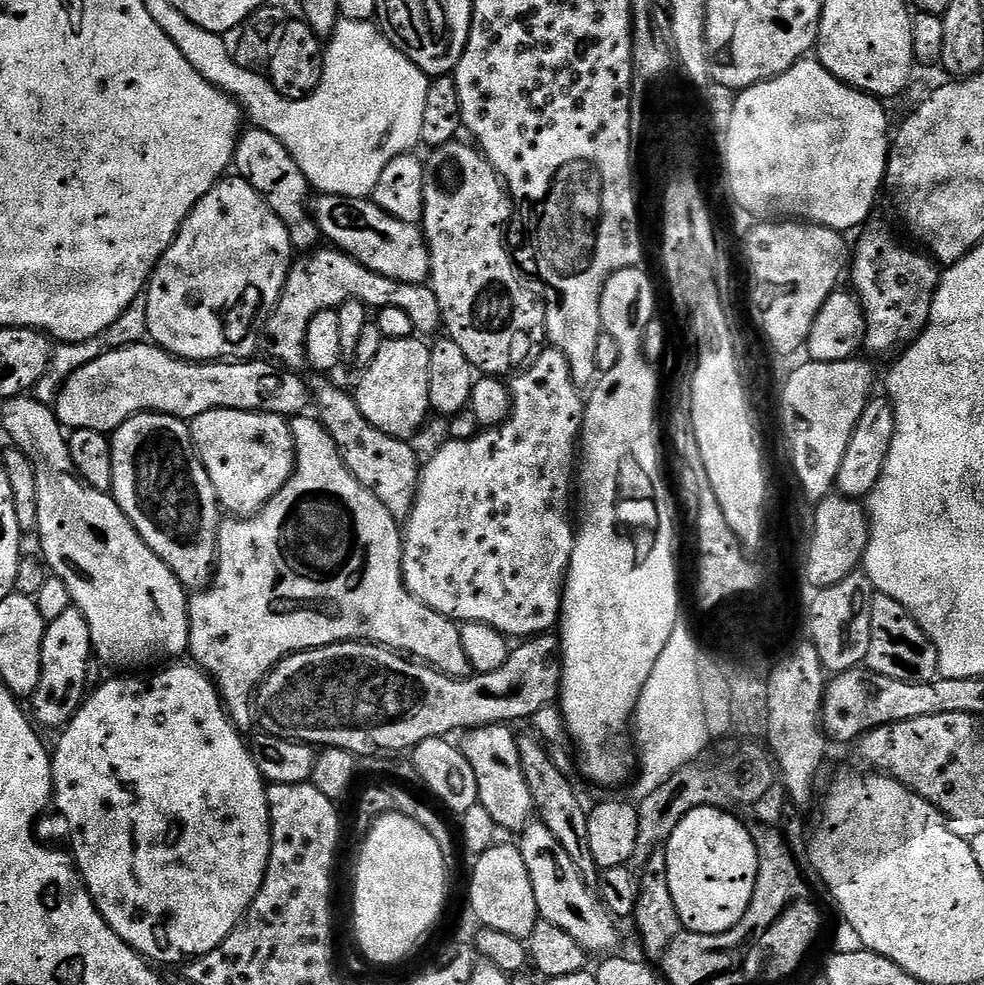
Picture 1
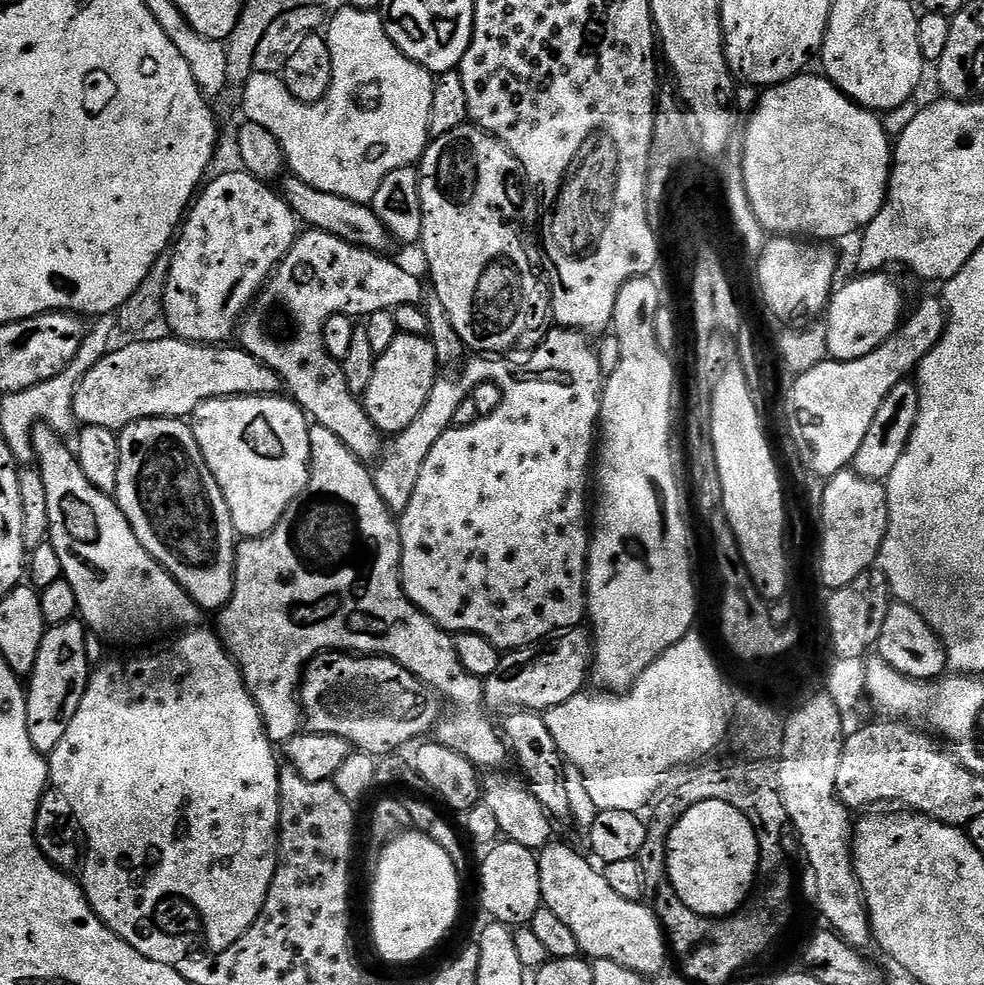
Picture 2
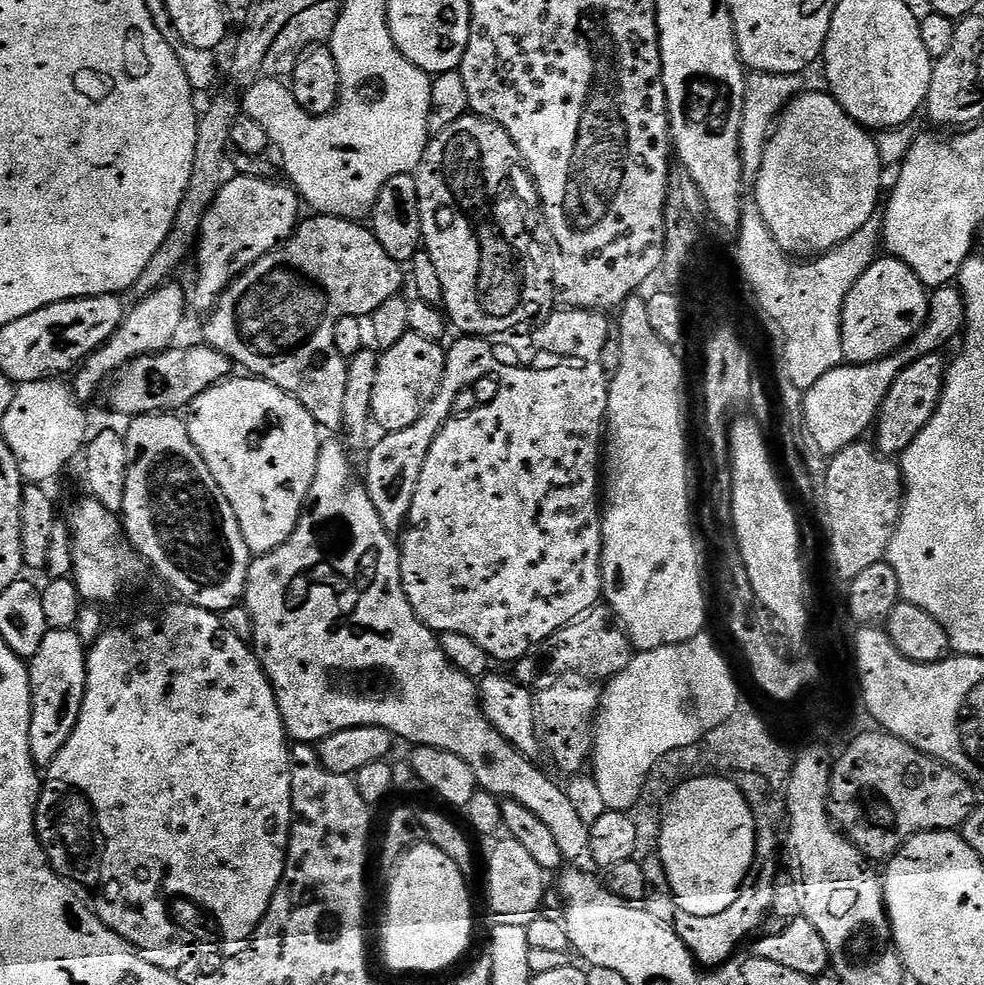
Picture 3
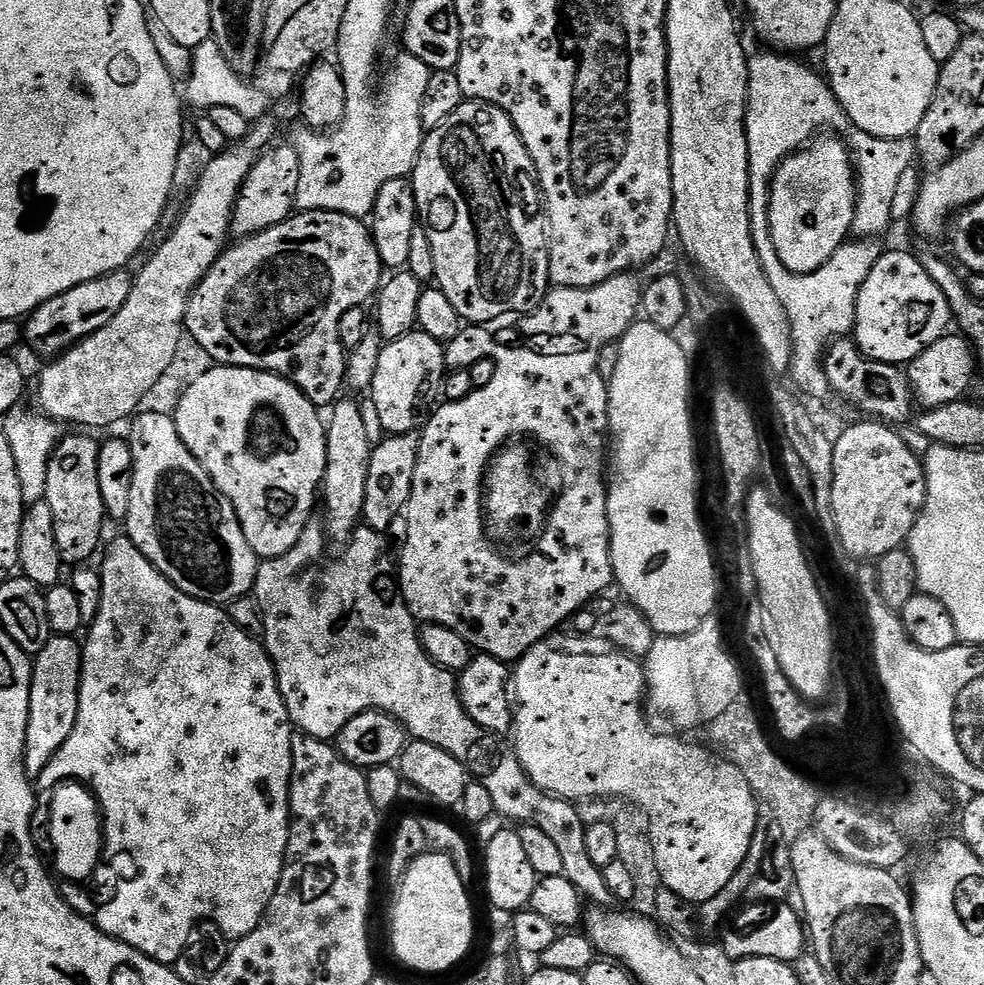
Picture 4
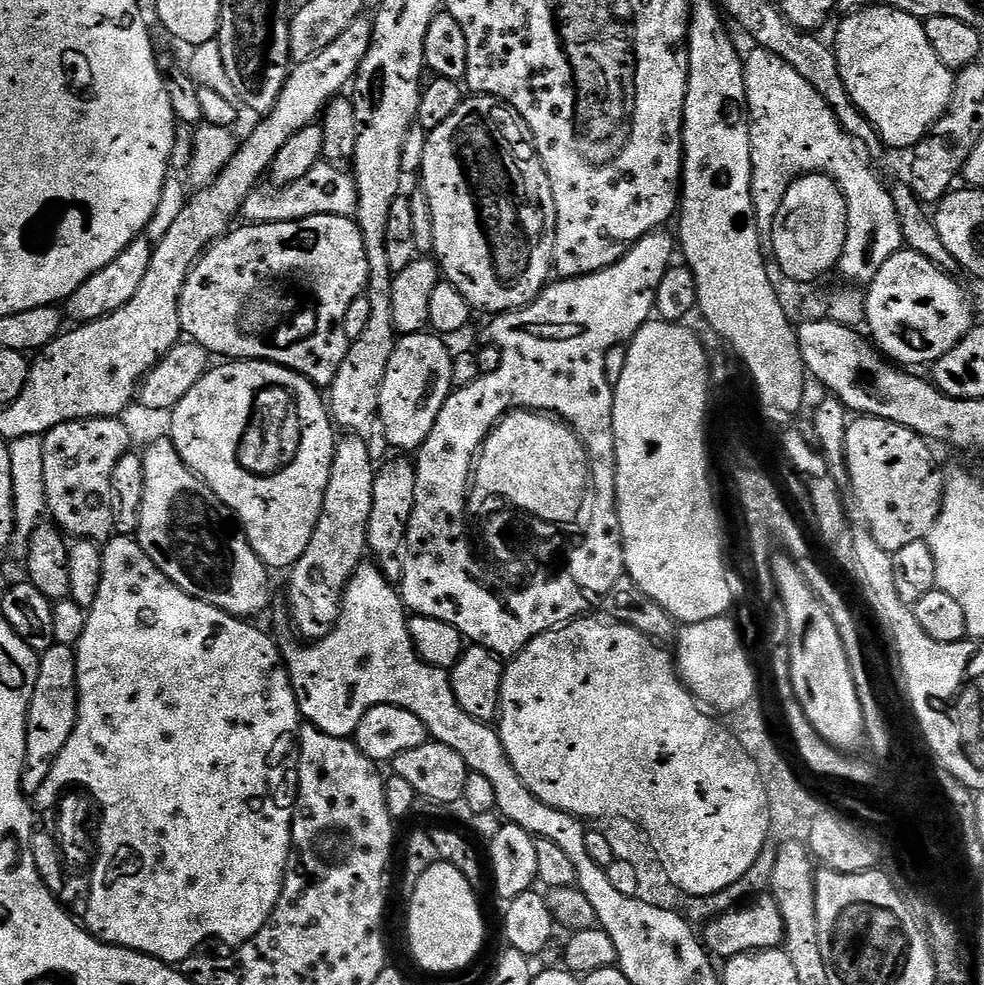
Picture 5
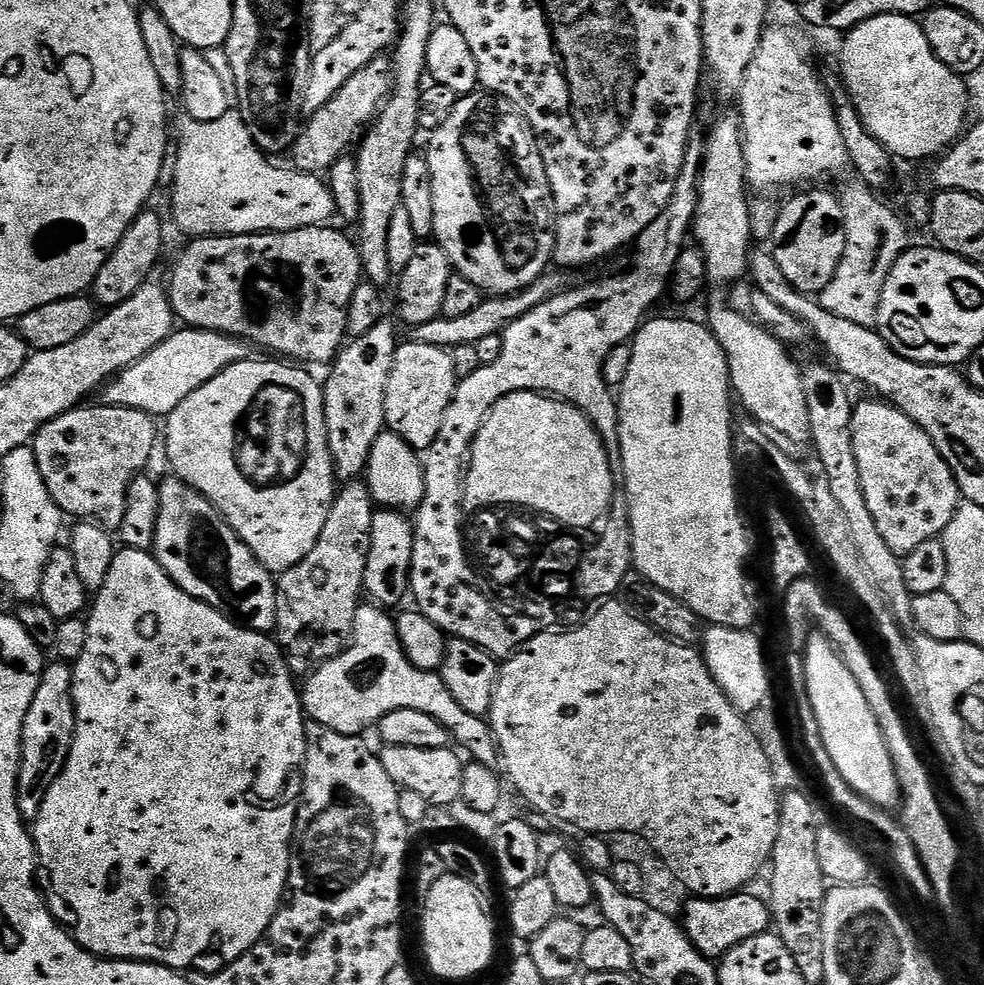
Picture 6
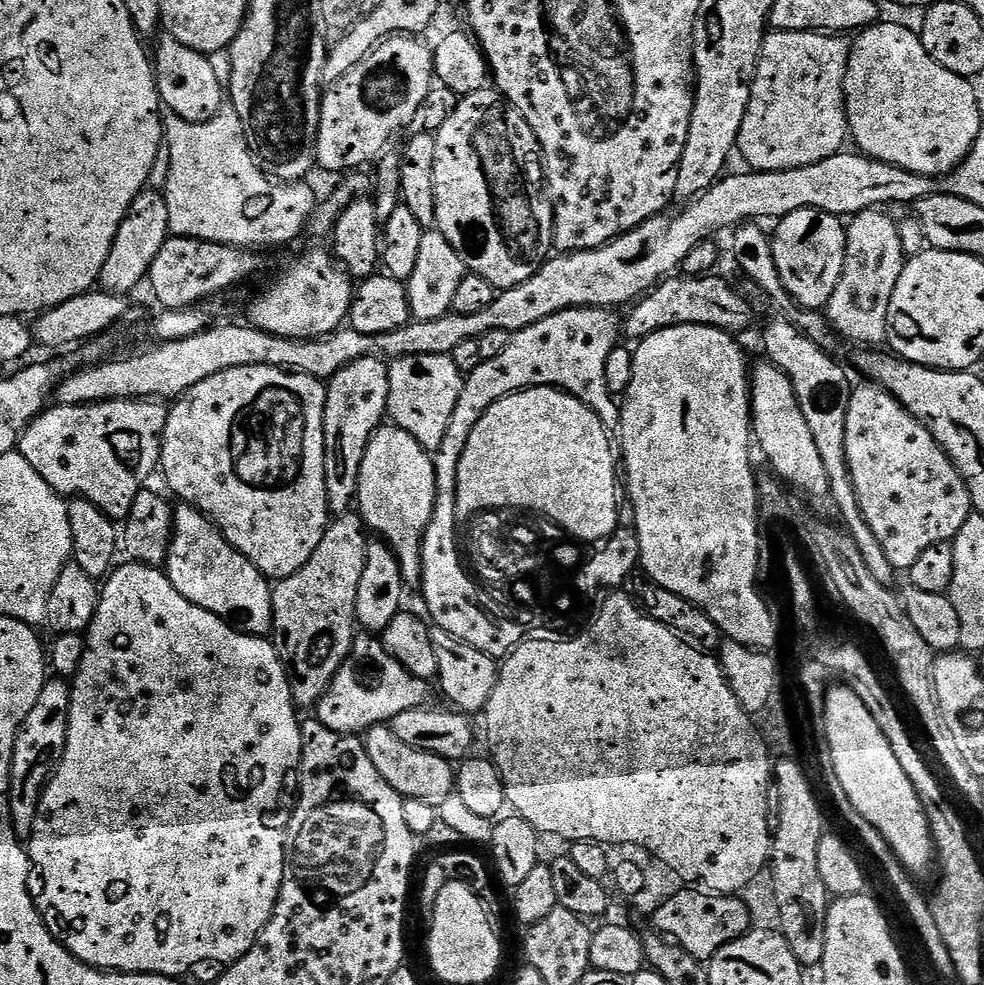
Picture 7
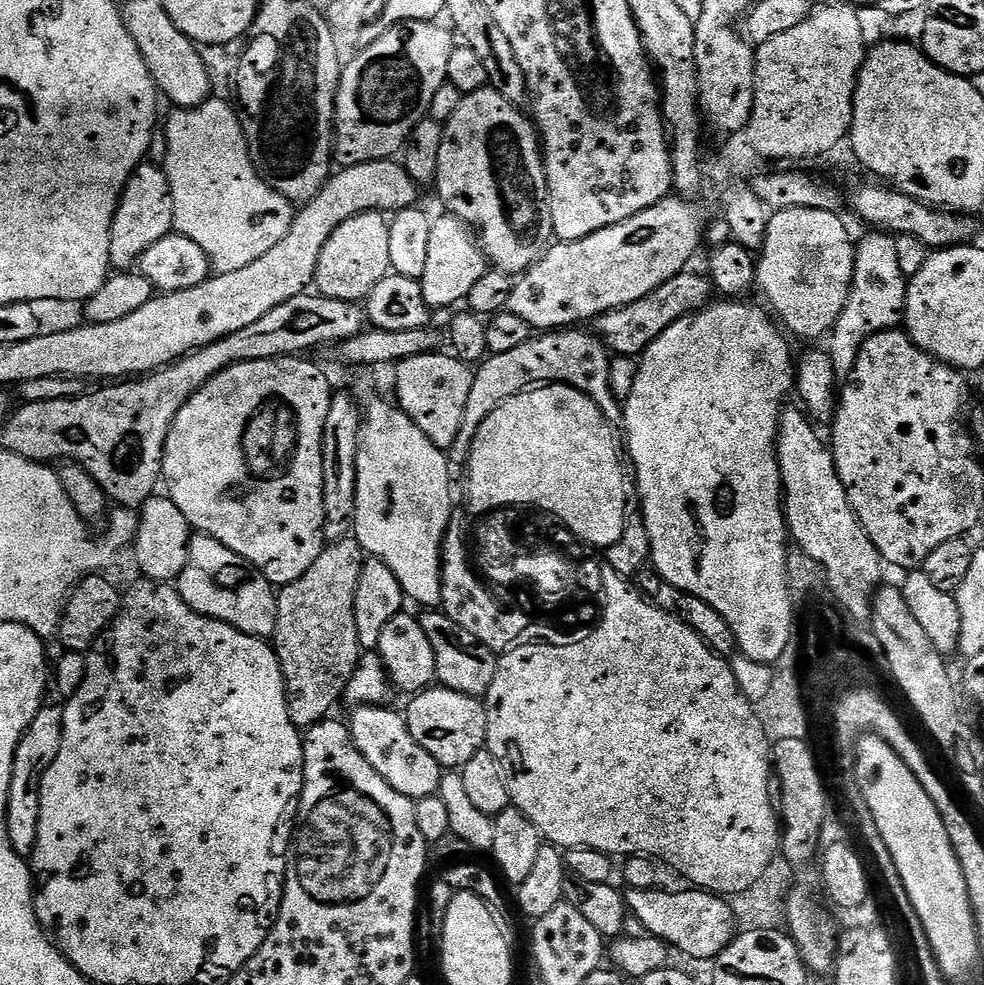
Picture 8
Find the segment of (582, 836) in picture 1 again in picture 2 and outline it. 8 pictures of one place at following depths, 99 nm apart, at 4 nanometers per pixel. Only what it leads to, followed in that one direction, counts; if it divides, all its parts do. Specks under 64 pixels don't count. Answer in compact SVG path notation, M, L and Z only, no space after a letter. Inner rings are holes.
M512 710L505 716L508 717L504 720L504 728L502 724L502 736L514 760L520 763L519 771L523 779L553 821L560 822L566 819L572 812L572 796L568 793L568 784L564 781L563 774L560 773L562 757L558 750L558 742L554 742L543 715L531 710Z

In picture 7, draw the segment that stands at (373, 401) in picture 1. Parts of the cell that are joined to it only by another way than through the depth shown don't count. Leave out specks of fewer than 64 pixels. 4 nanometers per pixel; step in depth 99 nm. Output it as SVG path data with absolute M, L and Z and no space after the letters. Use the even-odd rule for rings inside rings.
M418 354L393 359L388 377L388 416L391 423L406 430L406 434L421 444L425 452L434 454L438 446L442 446L442 438L446 438L446 426L450 426L450 414L454 414L454 406L458 406L458 394L462 394L464 376L451 355Z

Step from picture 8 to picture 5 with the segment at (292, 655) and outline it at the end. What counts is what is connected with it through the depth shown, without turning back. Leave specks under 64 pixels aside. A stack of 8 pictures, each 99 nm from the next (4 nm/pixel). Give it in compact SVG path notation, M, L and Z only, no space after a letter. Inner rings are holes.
M344 434L337 439L336 449L334 450L334 458L330 466L330 482L326 482L326 494L322 502L322 514L318 518L318 526L314 526L314 534L310 538L310 546L306 546L306 550L302 554L302 558L298 558L298 562L293 564L288 576L288 612L292 615L292 624L301 632L299 635L305 641L315 642L326 638L326 634L330 634L330 630L334 630L334 626L340 617L340 599L344 596L346 586L350 582L350 578L354 574L356 567L365 559L368 552L368 527L370 526L370 506L374 506L374 482L378 471L377 465L372 465L372 452L368 449L368 444L363 440L360 434Z

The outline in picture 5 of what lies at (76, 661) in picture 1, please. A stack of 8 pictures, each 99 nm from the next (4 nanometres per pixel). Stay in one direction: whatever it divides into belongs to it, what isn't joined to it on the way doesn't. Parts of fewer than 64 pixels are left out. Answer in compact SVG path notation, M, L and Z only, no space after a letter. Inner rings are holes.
M57 644L39 653L40 665L38 678L32 686L32 701L28 707L28 733L26 734L26 767L20 779L20 791L25 797L35 797L38 789L49 783L48 775L58 758L60 751L66 746L70 734L76 725L76 650L71 644Z

